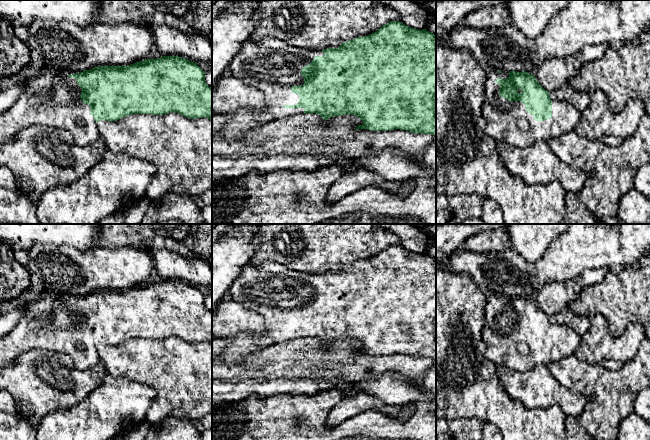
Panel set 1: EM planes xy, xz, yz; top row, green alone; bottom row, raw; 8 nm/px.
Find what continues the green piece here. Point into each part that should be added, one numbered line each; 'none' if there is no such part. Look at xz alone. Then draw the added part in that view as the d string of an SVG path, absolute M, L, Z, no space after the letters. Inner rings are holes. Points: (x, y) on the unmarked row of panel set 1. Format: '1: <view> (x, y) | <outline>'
1: xz (272, 290) | M265 261L257 265L248 264L229 289L228 297L242 304L245 308L260 314L264 321L263 334L239 332L231 338L212 335L212 359L220 358L227 365L241 364L242 361L257 350L265 349L282 342L304 338L303 332L284 332L284 329L296 329L299 319L291 315L292 310L303 309L301 294L309 289L315 280L323 281L321 274L308 274L275 262Z

